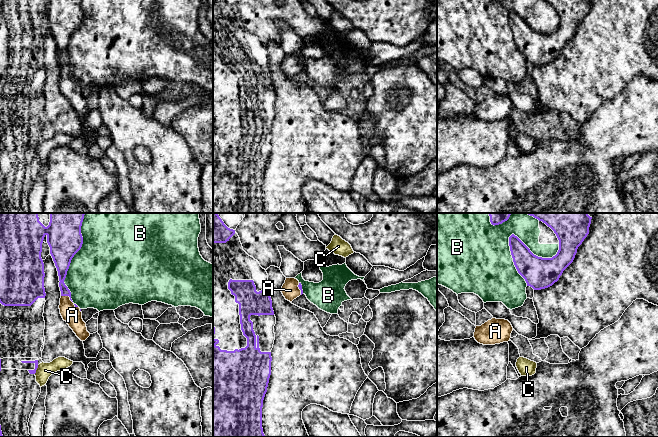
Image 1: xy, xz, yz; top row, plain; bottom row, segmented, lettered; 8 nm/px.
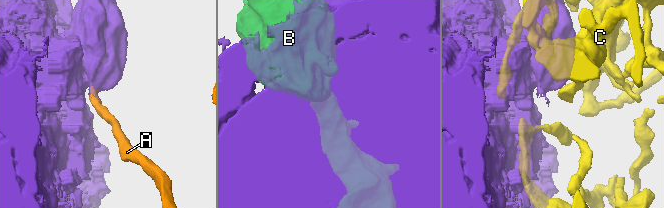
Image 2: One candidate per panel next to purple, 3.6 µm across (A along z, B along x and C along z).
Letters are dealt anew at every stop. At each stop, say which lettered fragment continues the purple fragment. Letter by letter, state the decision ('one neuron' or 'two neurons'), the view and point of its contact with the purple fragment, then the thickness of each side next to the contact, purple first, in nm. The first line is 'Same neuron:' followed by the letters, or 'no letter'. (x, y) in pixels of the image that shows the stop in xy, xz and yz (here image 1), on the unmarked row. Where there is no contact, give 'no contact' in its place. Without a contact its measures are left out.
Same neuron: no letter
A: two neurons; contact xy (68, 71); calibres 110 and 150 nm
B: two neurons; contact yz (513, 10); calibres 180 and 380 nm
C: two neurons; contact xy (36, 145); calibres 30 and 120 nm

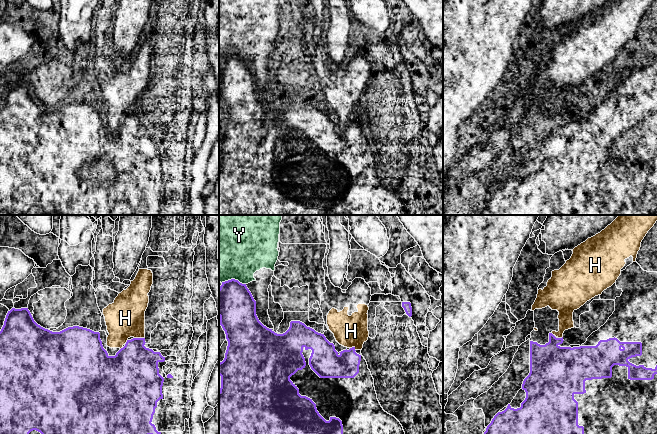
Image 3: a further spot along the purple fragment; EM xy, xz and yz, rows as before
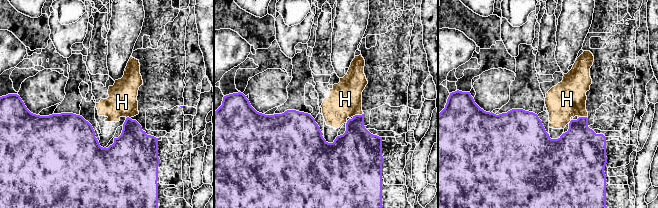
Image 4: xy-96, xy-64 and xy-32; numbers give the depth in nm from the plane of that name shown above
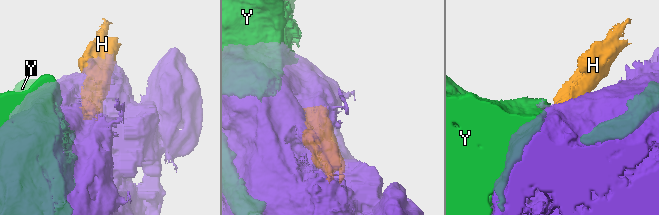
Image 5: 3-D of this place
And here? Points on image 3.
Same neuron: no letter
H: two neurons; contact xy (139, 114); calibres 380 and 320 nm
Y: two neurons; contact xz (233, 55); calibres 320 and 460 nm

